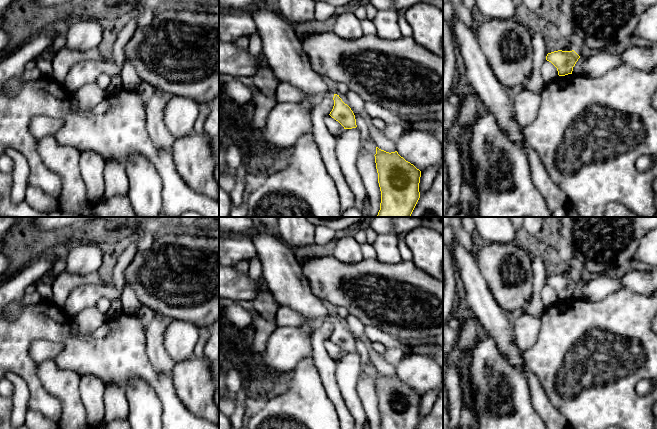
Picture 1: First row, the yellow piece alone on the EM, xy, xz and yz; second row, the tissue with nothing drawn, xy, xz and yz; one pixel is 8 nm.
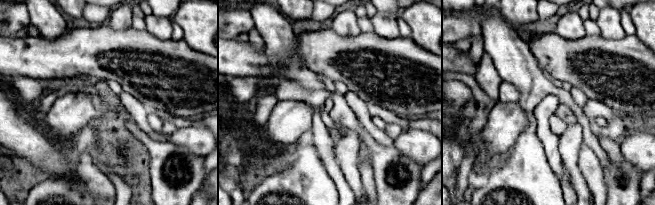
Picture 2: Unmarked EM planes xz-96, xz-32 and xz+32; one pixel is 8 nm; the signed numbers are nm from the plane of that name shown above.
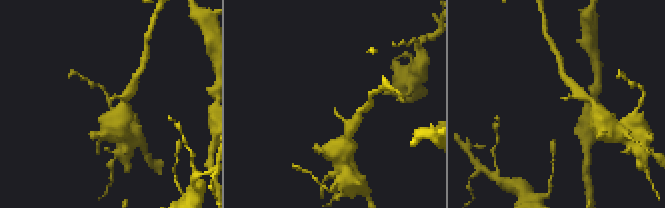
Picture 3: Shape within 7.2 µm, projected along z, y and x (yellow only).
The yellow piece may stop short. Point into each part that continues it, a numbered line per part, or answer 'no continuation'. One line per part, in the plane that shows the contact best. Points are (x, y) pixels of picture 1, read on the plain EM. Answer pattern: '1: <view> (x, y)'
1: xz (316, 323)

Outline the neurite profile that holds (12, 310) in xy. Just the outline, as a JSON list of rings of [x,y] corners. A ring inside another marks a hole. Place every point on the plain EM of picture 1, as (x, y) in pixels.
[[[37,292],[24,293],[24,295],[18,301],[12,302],[6,306],[4,314],[9,320],[14,321],[17,319],[18,314],[22,311],[23,308],[40,301],[42,301],[42,298]]]

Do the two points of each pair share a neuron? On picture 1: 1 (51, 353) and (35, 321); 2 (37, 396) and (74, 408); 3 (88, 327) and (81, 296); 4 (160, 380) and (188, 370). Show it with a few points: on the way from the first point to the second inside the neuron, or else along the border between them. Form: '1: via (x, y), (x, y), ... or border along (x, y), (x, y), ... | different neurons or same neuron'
1: border along (64, 344), (35, 339), (30, 345), (29, 356) | different neurons
2: border along (43, 387), (59, 400), (60, 418) | different neurons
3: border along (95, 305), (82, 309), (70, 319) | different neurons
4: border along (172, 371), (173, 387), (179, 398) | different neurons

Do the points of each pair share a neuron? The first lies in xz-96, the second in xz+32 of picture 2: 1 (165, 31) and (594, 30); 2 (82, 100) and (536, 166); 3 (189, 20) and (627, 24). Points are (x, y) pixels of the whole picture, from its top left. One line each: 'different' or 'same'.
1: different
2: different
3: different

